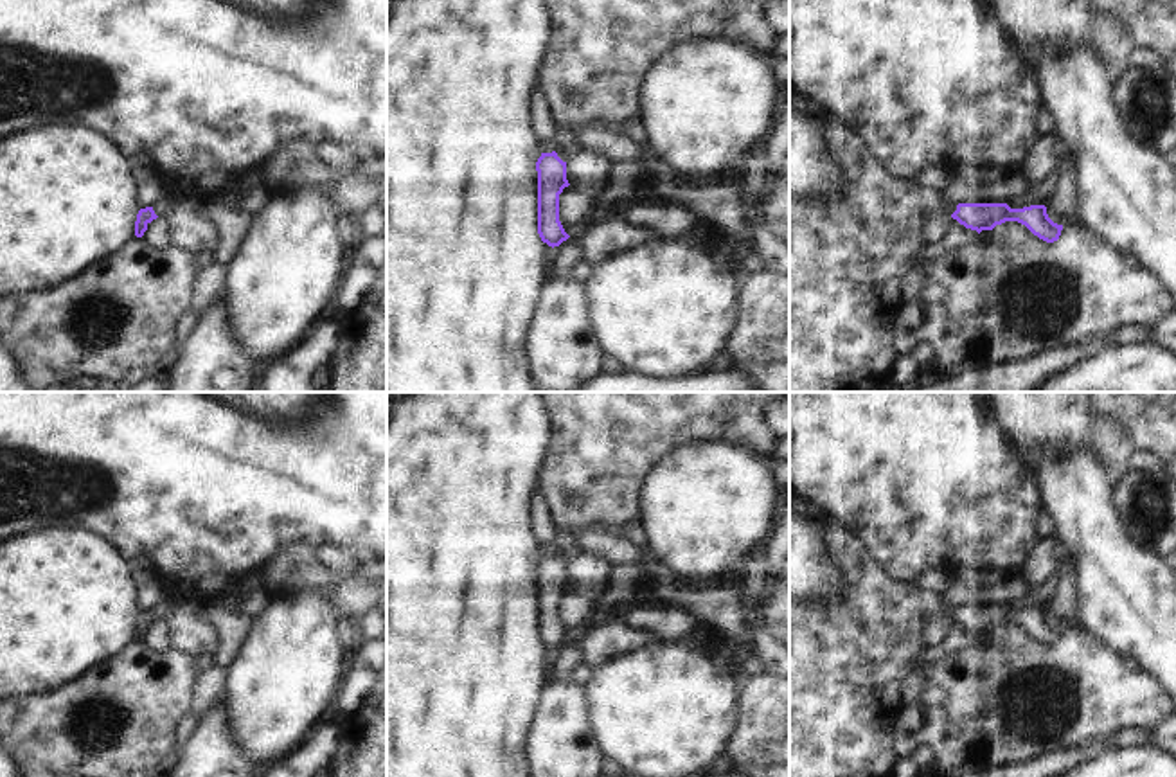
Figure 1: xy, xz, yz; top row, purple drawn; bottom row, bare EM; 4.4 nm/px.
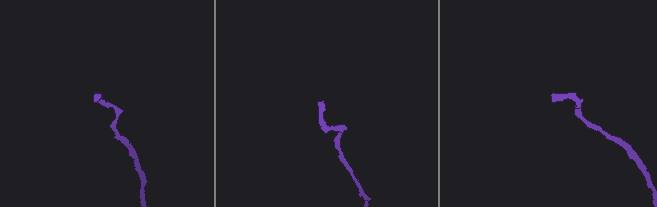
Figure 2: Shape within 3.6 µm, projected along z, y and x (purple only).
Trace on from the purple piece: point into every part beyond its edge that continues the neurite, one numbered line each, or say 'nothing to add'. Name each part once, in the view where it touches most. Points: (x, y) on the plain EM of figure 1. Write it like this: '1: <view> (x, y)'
1: xz (565, 544)

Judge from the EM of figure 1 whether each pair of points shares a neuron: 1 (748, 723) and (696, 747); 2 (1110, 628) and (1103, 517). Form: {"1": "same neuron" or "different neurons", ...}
{"1": "different neurons", "2": "same neuron"}

